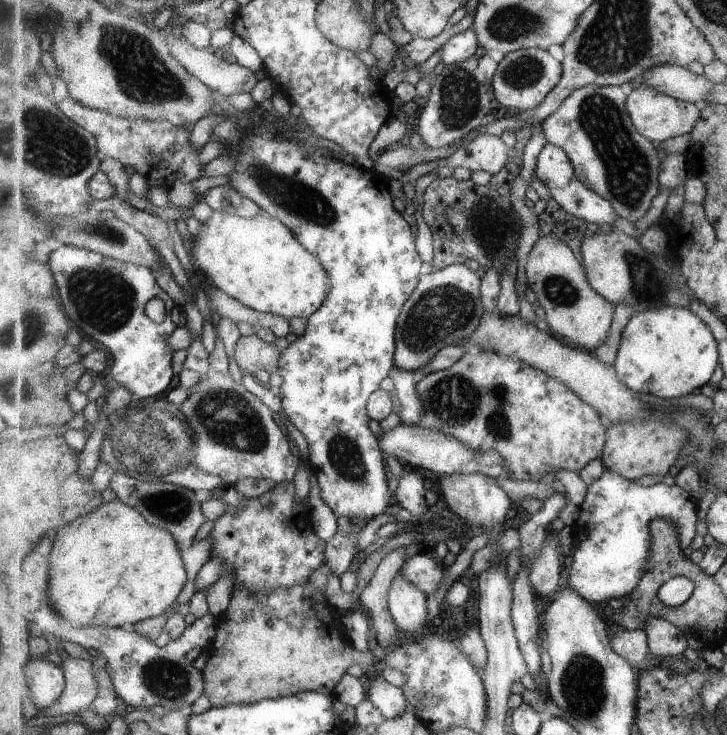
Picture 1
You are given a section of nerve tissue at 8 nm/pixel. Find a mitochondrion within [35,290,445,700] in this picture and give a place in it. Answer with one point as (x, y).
(152, 443)

